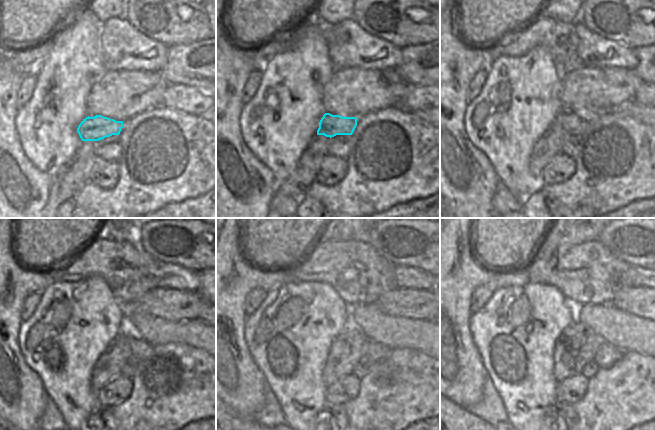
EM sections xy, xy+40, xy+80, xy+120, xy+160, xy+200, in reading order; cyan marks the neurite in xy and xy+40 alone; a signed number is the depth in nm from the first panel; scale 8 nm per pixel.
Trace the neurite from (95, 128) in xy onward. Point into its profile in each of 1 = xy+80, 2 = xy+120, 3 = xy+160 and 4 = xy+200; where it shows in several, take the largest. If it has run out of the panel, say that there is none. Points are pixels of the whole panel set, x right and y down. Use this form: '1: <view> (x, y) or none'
1: xy+80 (572, 124)
2: xy+120 (141, 349)
3: xy+160 (372, 352)
4: xy+200 (607, 355)

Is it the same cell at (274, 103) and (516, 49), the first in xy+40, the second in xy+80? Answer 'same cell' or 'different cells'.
different cells

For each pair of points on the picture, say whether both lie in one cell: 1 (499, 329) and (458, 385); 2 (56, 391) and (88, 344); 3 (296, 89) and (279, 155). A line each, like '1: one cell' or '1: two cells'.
1: two cells
2: one cell
3: one cell

